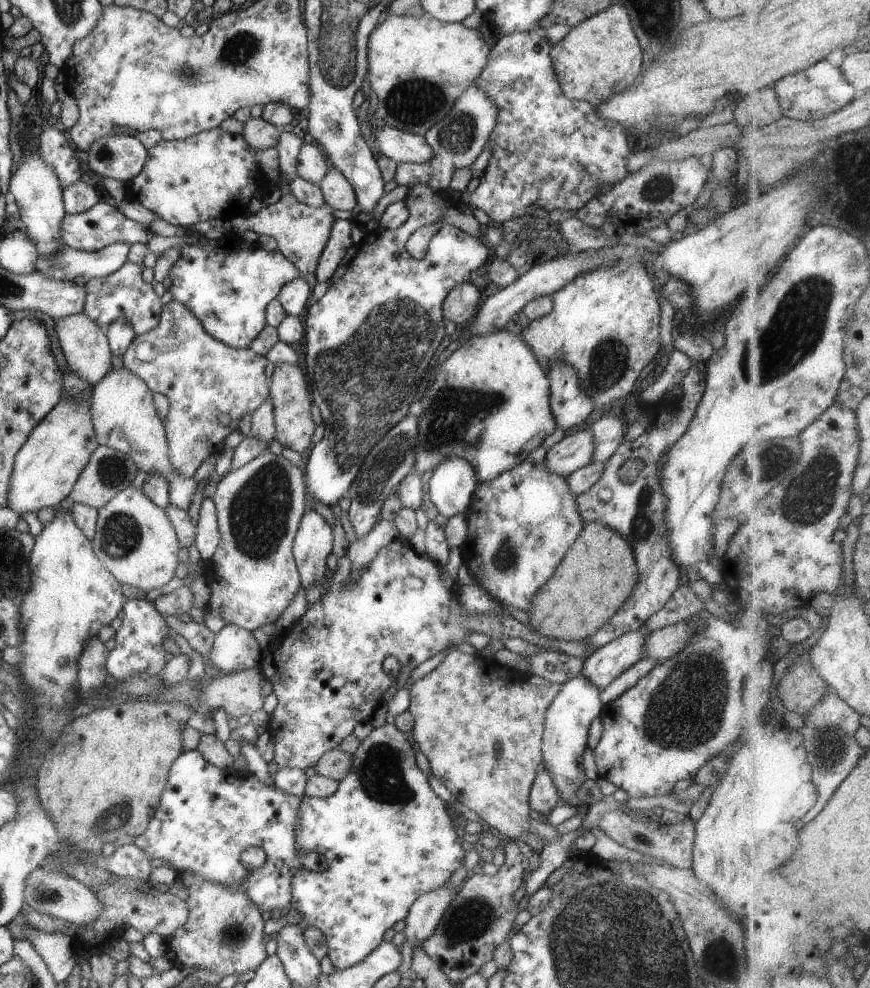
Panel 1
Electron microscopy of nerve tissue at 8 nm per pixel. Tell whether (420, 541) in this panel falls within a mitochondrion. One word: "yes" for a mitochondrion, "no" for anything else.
no

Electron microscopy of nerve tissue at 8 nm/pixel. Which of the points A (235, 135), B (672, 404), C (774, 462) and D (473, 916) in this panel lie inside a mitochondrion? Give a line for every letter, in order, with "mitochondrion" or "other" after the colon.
A: other
B: other
C: mitochondrion
D: mitochondrion

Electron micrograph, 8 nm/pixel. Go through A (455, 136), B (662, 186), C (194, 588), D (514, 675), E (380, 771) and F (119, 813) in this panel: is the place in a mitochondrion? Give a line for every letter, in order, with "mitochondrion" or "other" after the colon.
A: mitochondrion
B: mitochondrion
C: other
D: other
E: mitochondrion
F: mitochondrion

